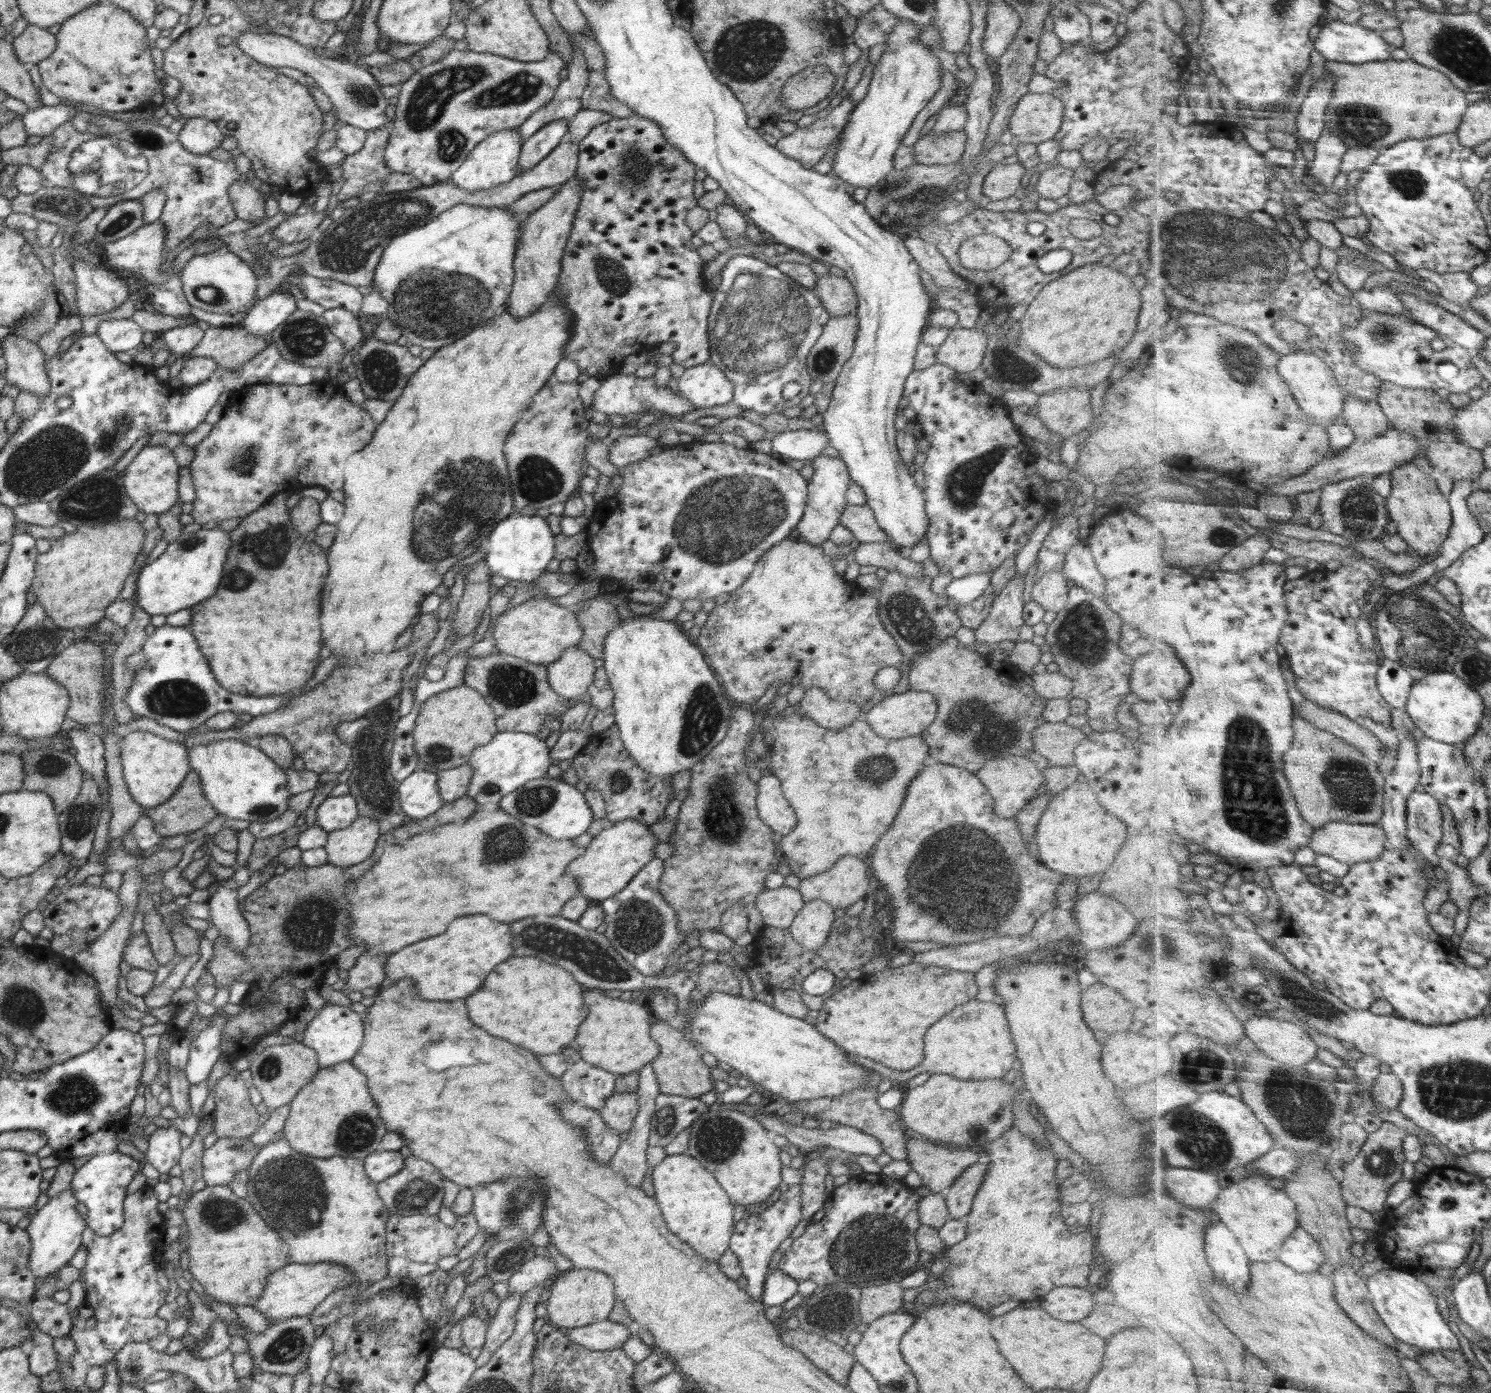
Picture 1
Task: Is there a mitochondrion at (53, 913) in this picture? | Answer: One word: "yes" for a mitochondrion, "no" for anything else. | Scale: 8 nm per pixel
no

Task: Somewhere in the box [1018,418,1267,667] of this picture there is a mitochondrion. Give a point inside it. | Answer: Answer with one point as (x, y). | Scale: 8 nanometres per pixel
(1082, 634)

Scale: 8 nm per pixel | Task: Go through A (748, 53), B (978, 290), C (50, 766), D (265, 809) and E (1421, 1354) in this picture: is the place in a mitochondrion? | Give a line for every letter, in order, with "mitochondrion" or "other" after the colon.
A: mitochondrion
B: other
C: mitochondrion
D: mitochondrion
E: other

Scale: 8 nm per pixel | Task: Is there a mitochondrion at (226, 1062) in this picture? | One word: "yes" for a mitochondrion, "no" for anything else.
no

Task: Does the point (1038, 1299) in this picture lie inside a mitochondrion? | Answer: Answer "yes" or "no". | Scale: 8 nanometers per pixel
no

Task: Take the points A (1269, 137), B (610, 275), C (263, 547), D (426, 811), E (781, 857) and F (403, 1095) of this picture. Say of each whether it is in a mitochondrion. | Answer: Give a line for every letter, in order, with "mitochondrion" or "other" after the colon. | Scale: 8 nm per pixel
A: other
B: mitochondrion
C: mitochondrion
D: other
E: other
F: other

